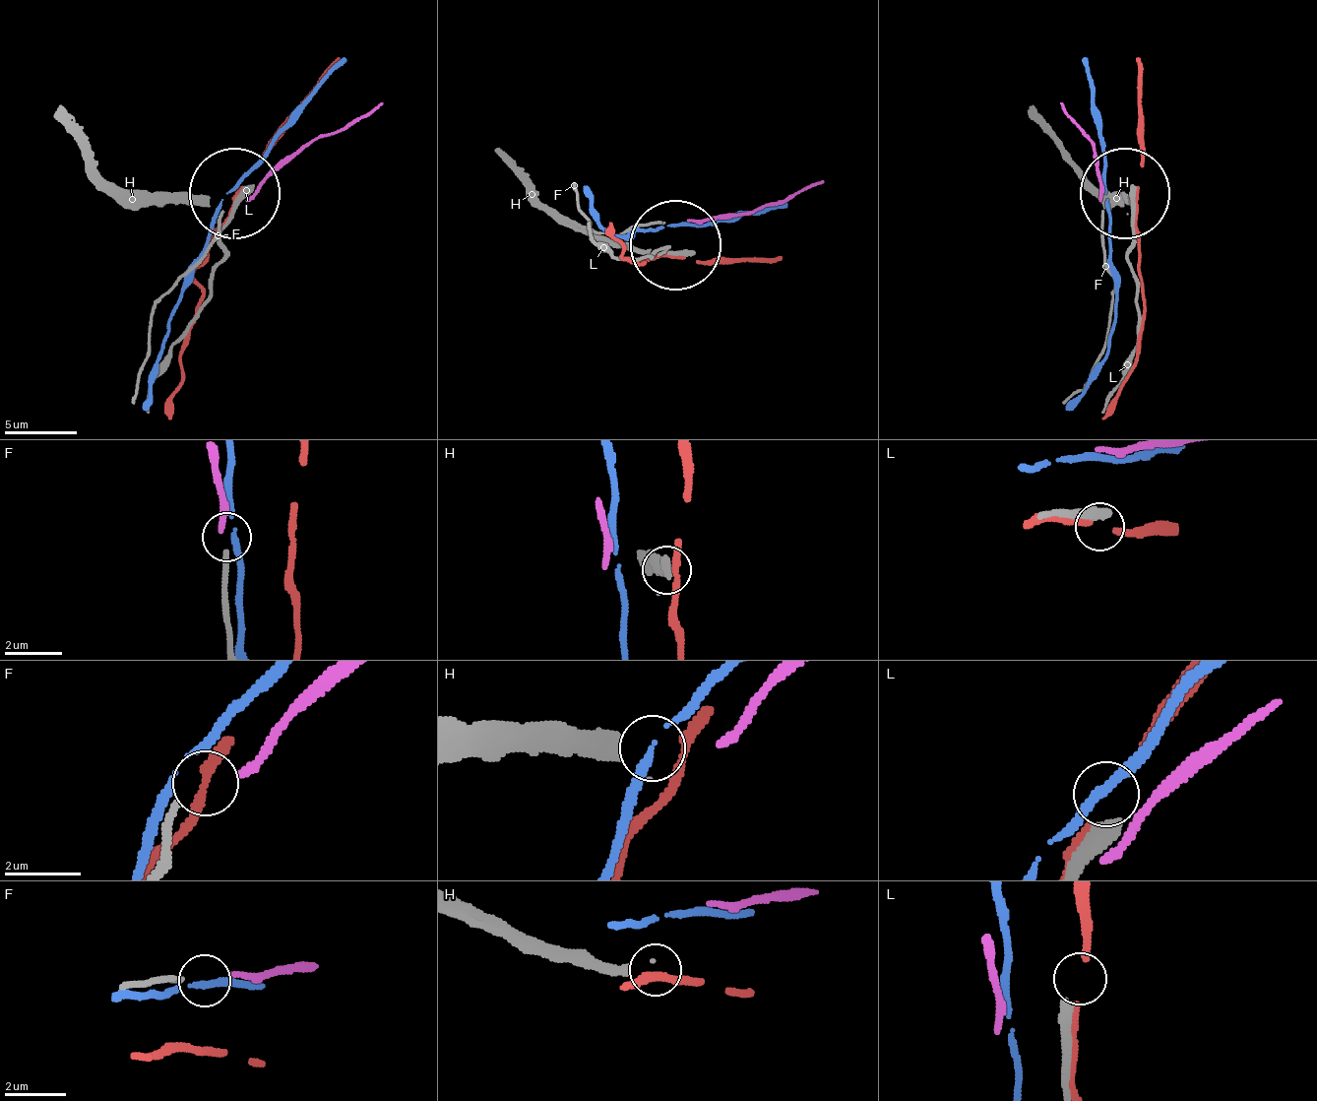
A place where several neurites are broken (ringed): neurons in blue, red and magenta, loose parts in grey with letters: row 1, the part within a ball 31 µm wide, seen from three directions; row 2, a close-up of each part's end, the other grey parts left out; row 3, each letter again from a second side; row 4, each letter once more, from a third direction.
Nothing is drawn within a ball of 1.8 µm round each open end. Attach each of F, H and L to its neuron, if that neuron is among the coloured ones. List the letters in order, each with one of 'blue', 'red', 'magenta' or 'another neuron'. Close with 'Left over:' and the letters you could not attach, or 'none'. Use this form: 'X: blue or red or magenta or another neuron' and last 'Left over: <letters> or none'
F: magenta
H: another neuron
L: another neuron
Left over: H, L

